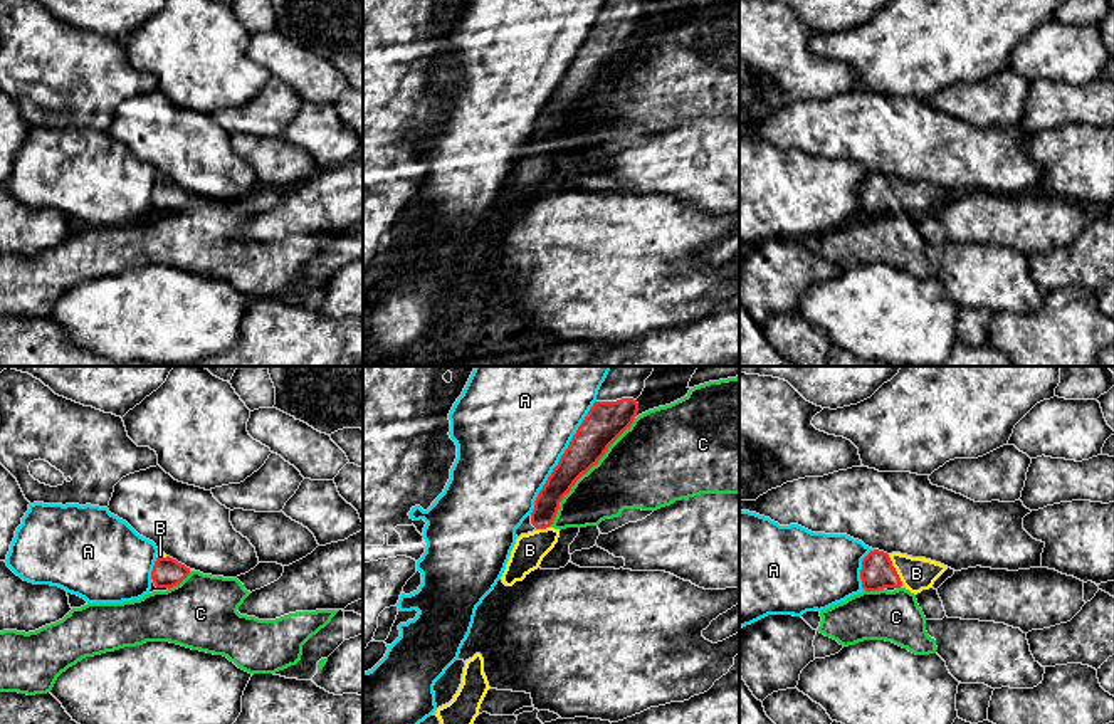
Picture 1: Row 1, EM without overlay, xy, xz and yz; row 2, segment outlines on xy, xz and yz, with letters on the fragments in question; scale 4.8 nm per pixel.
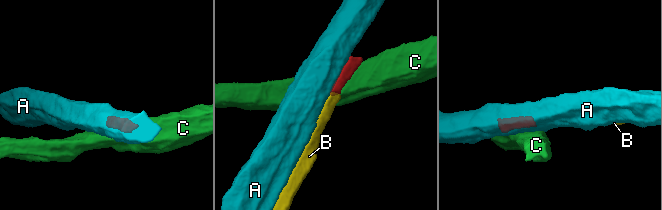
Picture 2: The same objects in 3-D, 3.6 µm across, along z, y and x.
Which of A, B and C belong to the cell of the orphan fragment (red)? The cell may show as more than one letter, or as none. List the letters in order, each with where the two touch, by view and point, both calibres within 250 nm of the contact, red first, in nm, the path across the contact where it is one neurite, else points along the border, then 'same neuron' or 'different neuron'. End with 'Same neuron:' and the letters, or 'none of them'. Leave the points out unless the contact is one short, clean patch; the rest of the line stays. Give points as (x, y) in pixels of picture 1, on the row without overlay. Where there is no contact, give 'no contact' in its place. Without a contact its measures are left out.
A: xz (562, 81) | 180/480 nm | different neuron
B: yz (894, 194) | 160/160 nm | across yz (877, 195), (894, 194), (916, 197) | same neuron
C: xz (585, 96) | 190/360 nm | different neuron
Same neuron: B

